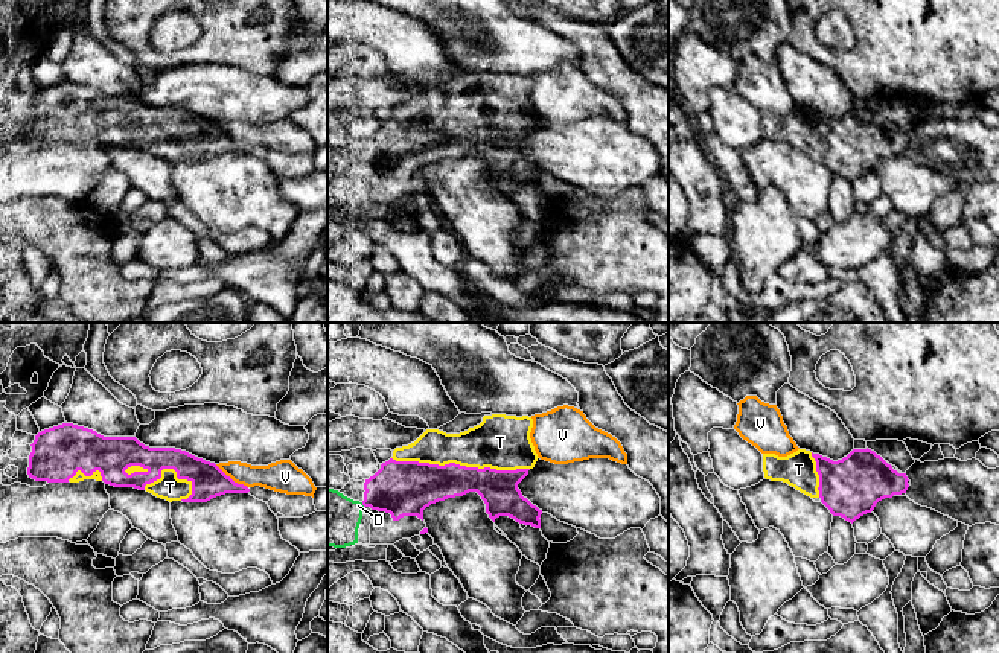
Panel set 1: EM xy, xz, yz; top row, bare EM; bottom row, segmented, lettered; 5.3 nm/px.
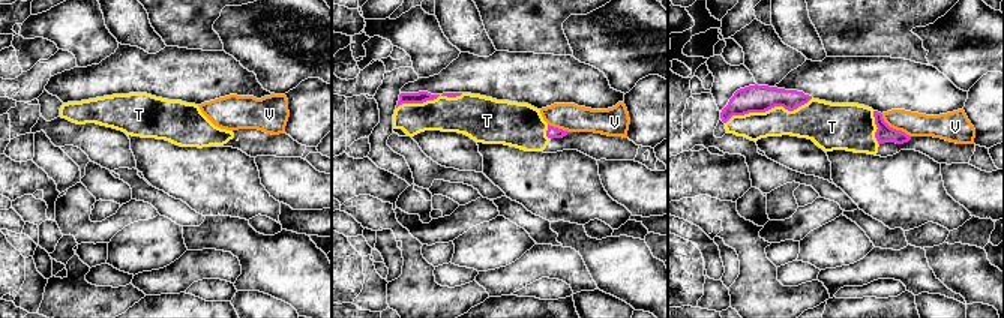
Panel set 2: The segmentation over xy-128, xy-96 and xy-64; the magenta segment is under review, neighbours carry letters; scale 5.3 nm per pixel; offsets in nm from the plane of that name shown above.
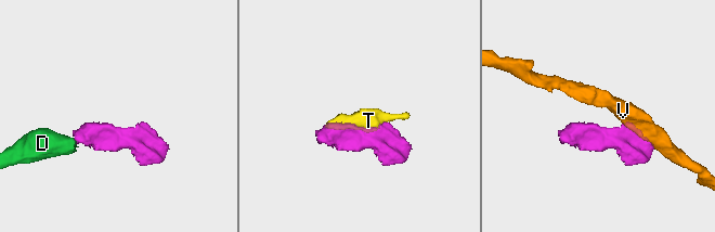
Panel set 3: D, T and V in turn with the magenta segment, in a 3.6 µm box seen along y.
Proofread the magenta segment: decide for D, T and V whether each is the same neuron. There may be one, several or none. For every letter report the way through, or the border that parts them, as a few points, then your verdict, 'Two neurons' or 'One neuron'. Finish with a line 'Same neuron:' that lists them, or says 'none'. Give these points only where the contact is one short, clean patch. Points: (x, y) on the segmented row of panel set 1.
D: One neuron
T: One neuron
V: Two neurons
Same neuron: D, T

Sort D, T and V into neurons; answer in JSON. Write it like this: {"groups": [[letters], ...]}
{"groups": [["D", "T"], ["V"]]}

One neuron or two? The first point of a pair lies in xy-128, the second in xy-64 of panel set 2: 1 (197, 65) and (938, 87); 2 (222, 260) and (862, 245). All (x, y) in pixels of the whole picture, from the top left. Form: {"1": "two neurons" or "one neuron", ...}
{"1": "one neuron", "2": "two neurons"}

